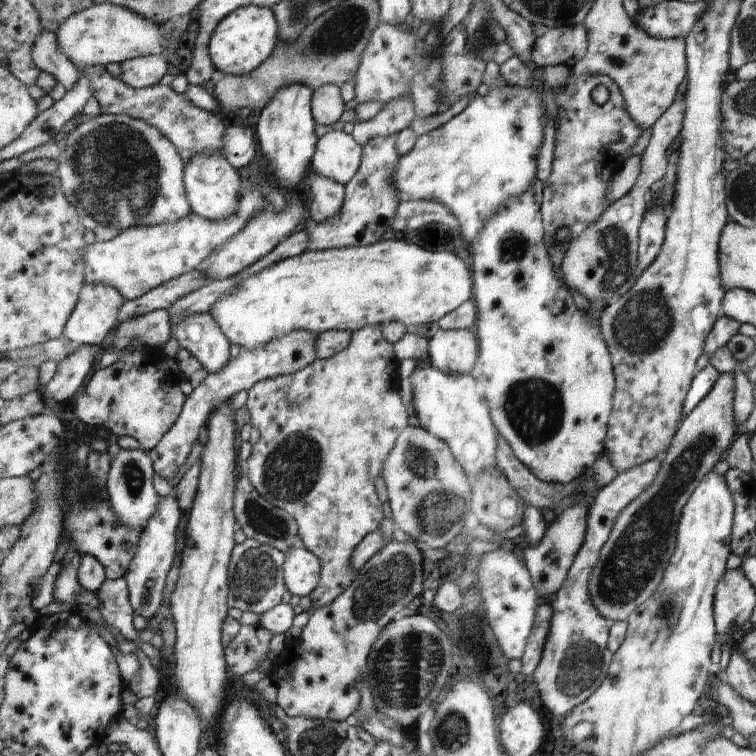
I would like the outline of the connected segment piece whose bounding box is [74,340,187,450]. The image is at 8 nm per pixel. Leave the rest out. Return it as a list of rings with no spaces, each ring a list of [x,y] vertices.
[[[132,340],[126,349],[118,361],[88,378],[76,398],[74,412],[86,425],[104,426],[119,437],[132,436],[140,441],[142,448],[149,450],[156,448],[166,432],[174,427],[187,398],[178,384],[164,378],[156,362],[148,360],[146,348],[138,340]]]

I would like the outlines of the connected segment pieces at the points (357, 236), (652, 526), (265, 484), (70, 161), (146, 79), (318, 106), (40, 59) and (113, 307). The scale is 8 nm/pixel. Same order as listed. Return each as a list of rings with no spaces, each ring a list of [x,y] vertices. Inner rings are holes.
[[[396,135],[372,138],[363,146],[360,166],[352,180],[344,185],[344,202],[342,208],[338,208],[340,212],[324,222],[314,222],[310,217],[301,225],[304,232],[308,232],[306,251],[359,247],[386,240],[386,232],[390,232],[390,224],[398,211],[398,190],[392,182],[398,160]]]
[[[732,372],[720,374],[708,396],[681,420],[672,446],[661,457],[657,478],[618,515],[616,526],[601,548],[600,558],[590,575],[590,600],[606,620],[626,623],[662,583],[666,566],[677,547],[677,529],[685,504],[692,498],[698,483],[720,460],[720,454],[728,452],[732,444],[735,399],[736,377]]]
[[[374,324],[374,326],[354,331],[352,333],[352,342],[346,348],[346,352],[340,351],[337,355],[324,360],[317,358],[308,367],[303,368],[302,371],[295,372],[289,376],[276,376],[276,378],[270,378],[270,380],[261,380],[254,384],[250,390],[247,390],[246,406],[251,416],[250,423],[258,428],[260,438],[253,446],[250,457],[244,462],[247,467],[246,476],[248,476],[250,484],[264,500],[268,500],[274,506],[285,510],[294,517],[298,526],[300,544],[303,544],[311,553],[313,552],[314,556],[319,557],[321,561],[320,582],[316,590],[309,595],[311,602],[310,614],[314,610],[322,608],[322,606],[328,606],[328,604],[333,603],[339,595],[342,595],[342,592],[345,592],[346,588],[350,587],[357,572],[357,570],[352,570],[352,566],[350,566],[350,558],[354,555],[354,548],[358,547],[358,544],[365,539],[366,535],[376,532],[378,524],[382,520],[382,502],[378,500],[374,482],[376,482],[376,478],[382,472],[382,464],[385,464],[386,458],[390,455],[390,450],[394,448],[398,436],[401,436],[401,433],[408,426],[409,417],[404,405],[402,405],[399,384],[398,380],[396,380],[398,378],[398,364],[400,364],[398,360],[399,358],[394,352],[394,345],[390,344],[389,340],[386,340],[382,327],[380,324]]]
[[[100,114],[86,122],[76,125],[73,130],[68,133],[68,137],[65,138],[66,144],[61,149],[59,155],[59,169],[58,176],[61,180],[61,188],[65,192],[65,196],[74,208],[77,208],[77,212],[80,214],[82,222],[84,222],[85,230],[92,231],[95,235],[96,241],[107,241],[113,239],[115,236],[121,234],[126,228],[130,226],[154,226],[157,224],[172,224],[178,222],[178,220],[186,219],[186,216],[193,212],[193,208],[190,208],[189,199],[186,196],[185,187],[185,162],[182,160],[180,154],[173,145],[173,141],[169,139],[164,133],[160,132],[156,126],[144,122],[144,120],[136,120],[136,118],[128,115],[110,115]]]
[[[143,56],[126,59],[120,67],[119,79],[132,88],[140,89],[157,85],[167,73],[168,62],[159,56]]]
[[[326,84],[314,90],[313,113],[314,120],[322,126],[340,121],[340,116],[345,112],[345,102],[340,98],[340,88],[336,84]]]
[[[43,30],[40,33],[32,45],[31,58],[38,70],[51,74],[57,84],[62,84],[66,90],[72,90],[74,84],[78,84],[78,80],[82,78],[81,70],[62,54],[53,32]]]
[[[84,284],[80,290],[80,299],[76,304],[76,310],[69,316],[66,323],[66,341],[75,342],[77,346],[94,345],[101,347],[110,331],[114,330],[120,321],[120,308],[126,298],[118,292],[118,289],[108,284]]]

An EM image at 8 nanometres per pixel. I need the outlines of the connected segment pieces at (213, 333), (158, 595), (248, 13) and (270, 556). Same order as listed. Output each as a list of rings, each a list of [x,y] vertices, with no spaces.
[[[210,312],[190,314],[171,324],[170,330],[180,348],[185,348],[197,358],[208,374],[222,370],[230,362],[230,341]]]
[[[172,495],[162,496],[158,502],[157,512],[141,531],[140,546],[133,562],[130,563],[126,579],[129,601],[133,611],[144,618],[155,618],[155,614],[162,604],[162,594],[166,586],[168,571],[172,568],[176,556],[176,532],[180,524],[181,510],[178,508],[176,497]]]
[[[256,5],[238,8],[228,18],[222,19],[213,31],[213,38],[208,43],[208,54],[214,66],[225,74],[236,76],[253,74],[276,50],[274,48],[277,46],[276,32],[278,26],[272,10]]]
[[[247,538],[234,548],[229,564],[229,596],[230,608],[249,610],[254,614],[264,615],[277,604],[280,604],[286,586],[282,580],[282,562],[285,562],[285,553],[270,545],[262,544],[257,540]]]

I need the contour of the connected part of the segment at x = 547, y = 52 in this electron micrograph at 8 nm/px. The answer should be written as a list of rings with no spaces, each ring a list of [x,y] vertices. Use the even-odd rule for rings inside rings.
[[[570,24],[558,28],[548,28],[542,36],[534,42],[530,64],[538,68],[558,66],[558,64],[572,65],[586,54],[588,38],[584,24]]]

